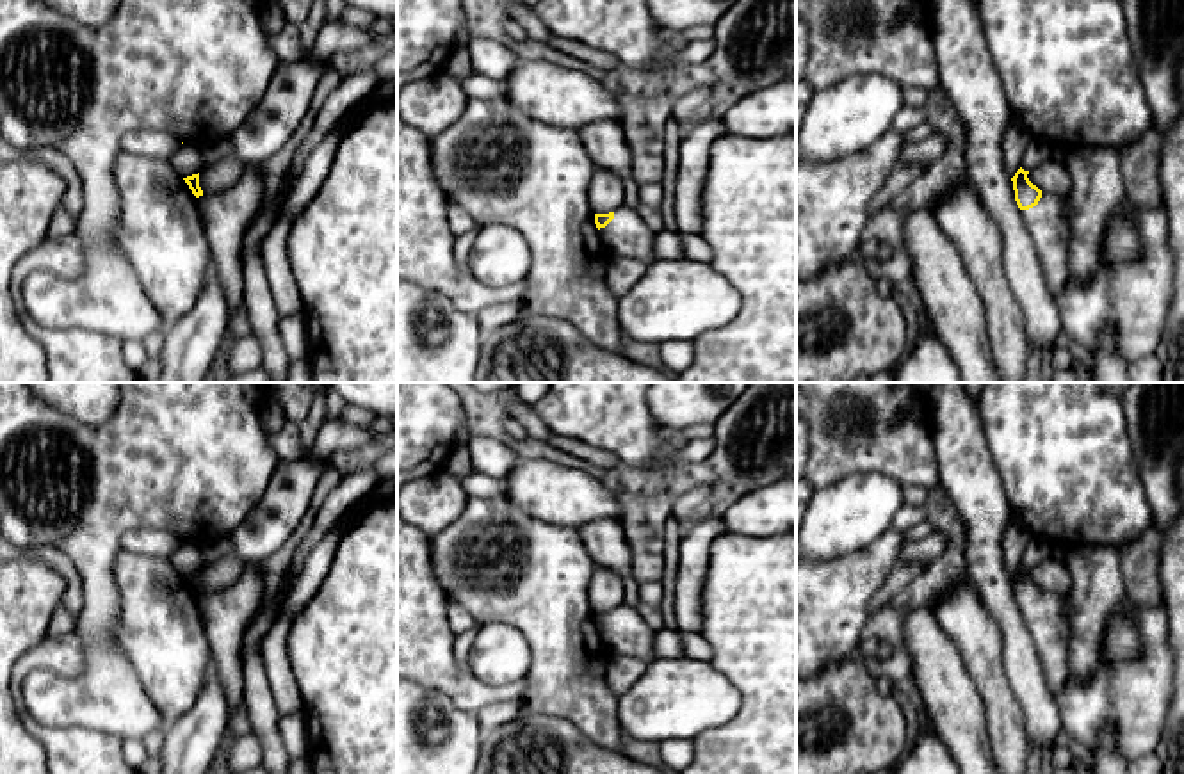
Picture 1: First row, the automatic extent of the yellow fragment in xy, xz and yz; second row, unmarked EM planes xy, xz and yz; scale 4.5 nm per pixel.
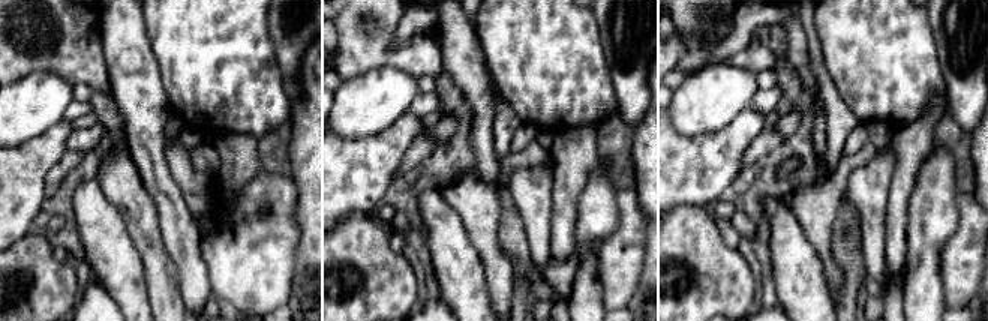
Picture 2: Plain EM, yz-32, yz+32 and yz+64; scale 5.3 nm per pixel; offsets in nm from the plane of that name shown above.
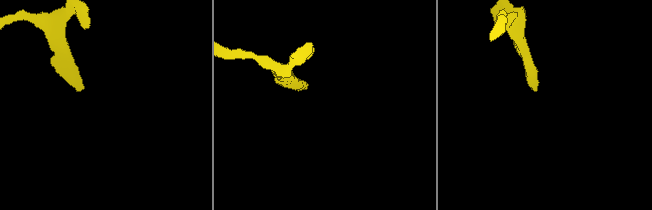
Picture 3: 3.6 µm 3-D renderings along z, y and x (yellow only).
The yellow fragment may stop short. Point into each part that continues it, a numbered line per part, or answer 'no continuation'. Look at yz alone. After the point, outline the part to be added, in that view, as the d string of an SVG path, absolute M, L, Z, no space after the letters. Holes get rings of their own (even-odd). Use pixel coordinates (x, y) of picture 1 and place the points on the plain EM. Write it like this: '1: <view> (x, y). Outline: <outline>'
1: yz (1047, 621). Outline: M1042 591L1038 603L1020 612L1042 658L1045 683L1056 697L1068 678L1068 596Z

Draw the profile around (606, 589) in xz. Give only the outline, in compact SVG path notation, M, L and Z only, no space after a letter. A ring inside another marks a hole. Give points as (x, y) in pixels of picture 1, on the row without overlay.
M595 568L589 582L589 607L593 612L609 612L623 605L623 580L614 571Z

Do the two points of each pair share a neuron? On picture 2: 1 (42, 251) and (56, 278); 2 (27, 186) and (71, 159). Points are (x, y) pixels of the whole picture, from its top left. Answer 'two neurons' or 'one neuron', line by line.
1: one neuron
2: two neurons

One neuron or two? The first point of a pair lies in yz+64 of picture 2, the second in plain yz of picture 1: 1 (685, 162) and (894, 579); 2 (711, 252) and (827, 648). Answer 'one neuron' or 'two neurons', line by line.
1: two neurons
2: two neurons

